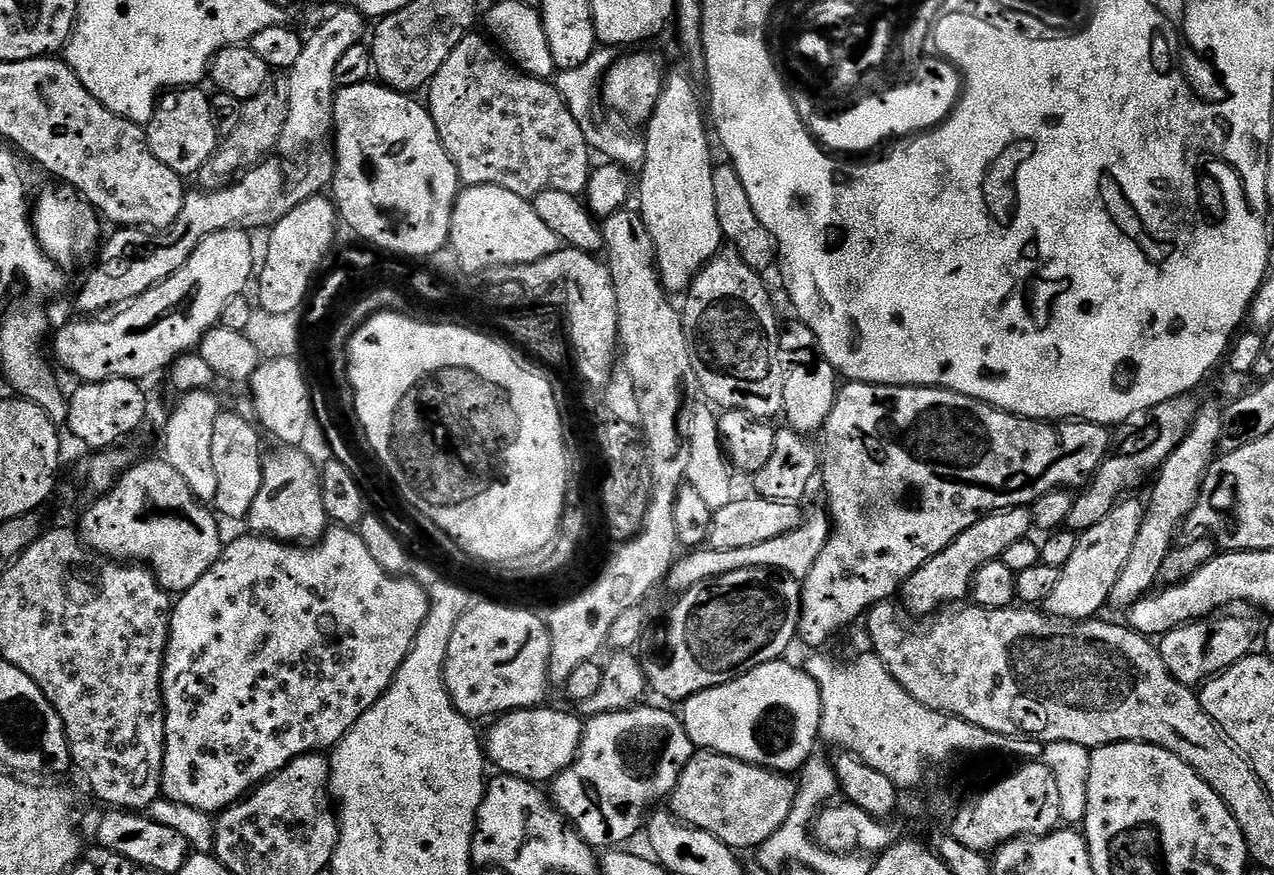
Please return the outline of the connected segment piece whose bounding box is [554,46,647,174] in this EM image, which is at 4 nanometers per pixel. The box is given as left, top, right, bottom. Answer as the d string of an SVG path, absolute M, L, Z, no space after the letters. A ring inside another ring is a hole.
M608 46L598 48L582 66L561 71L554 83L563 95L563 100L567 102L575 121L582 126L589 149L597 155L599 153L604 155L604 158L609 158L613 163L620 164L629 173L639 174L644 171L647 139L642 136L636 138L612 124L598 124L593 122L594 106L598 104L600 98L603 77L616 61L616 54L613 54L613 52L615 51Z

